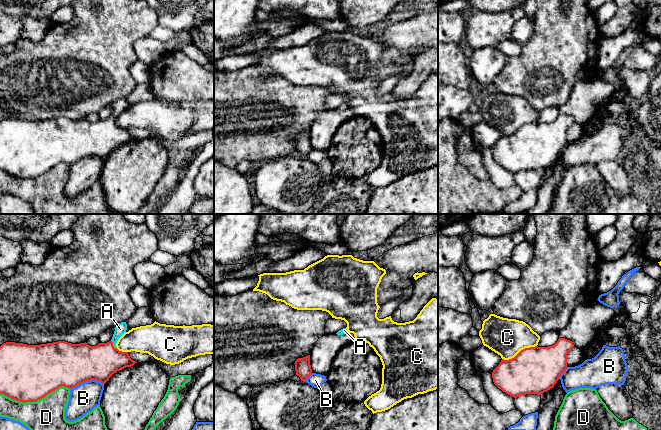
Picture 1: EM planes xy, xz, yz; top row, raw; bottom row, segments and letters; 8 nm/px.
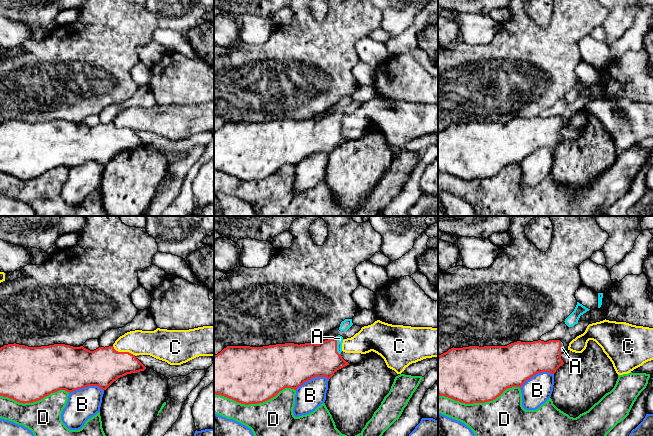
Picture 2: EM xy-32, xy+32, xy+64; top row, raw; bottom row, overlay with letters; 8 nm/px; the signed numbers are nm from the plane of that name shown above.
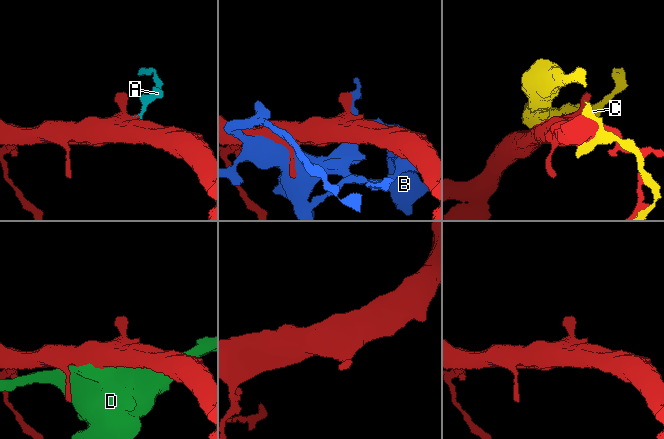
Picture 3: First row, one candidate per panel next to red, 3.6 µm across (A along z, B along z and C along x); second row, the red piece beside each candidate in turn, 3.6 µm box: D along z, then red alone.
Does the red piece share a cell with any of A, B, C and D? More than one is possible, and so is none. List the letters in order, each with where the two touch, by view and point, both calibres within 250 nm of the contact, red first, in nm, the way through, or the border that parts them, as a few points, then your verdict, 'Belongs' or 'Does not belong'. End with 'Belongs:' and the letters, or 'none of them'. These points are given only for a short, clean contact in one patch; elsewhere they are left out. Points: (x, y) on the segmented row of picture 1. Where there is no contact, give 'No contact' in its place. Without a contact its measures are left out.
A: Touches red at xy (112, 344). Thickness 280 nm (red) against 90 nm. Path across: xy (100, 362), (112, 344), (120, 329). Belongs
B: Touches red at xy (86, 381). Thickness 360 nm (red) against 220 nm. Does not belong
C: Touches red at yz (520, 351). Thickness 380 nm (red) against 300 nm. Does not belong
D: Touches red at xy (34, 401). Thickness 460 nm (red) against 260 nm. Does not belong
Belongs: A

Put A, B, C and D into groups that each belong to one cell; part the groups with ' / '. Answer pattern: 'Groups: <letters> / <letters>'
Groups: A / B / C / D

